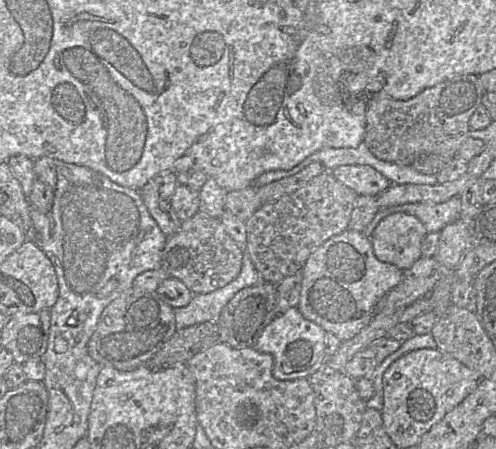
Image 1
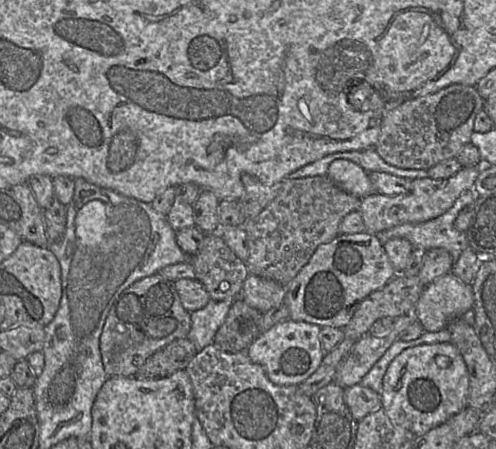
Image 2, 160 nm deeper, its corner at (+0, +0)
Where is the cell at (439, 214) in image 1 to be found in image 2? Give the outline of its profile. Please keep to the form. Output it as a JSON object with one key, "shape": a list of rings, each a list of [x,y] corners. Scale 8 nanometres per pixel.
{"shape":[[[474,189],[465,191],[448,211],[435,219],[423,223],[405,223],[375,235],[382,244],[392,238],[402,238],[408,240],[413,248],[426,252],[434,248],[445,249],[452,256],[454,264],[469,247],[466,232],[457,230],[454,221],[459,212],[473,204],[477,197]]]}

